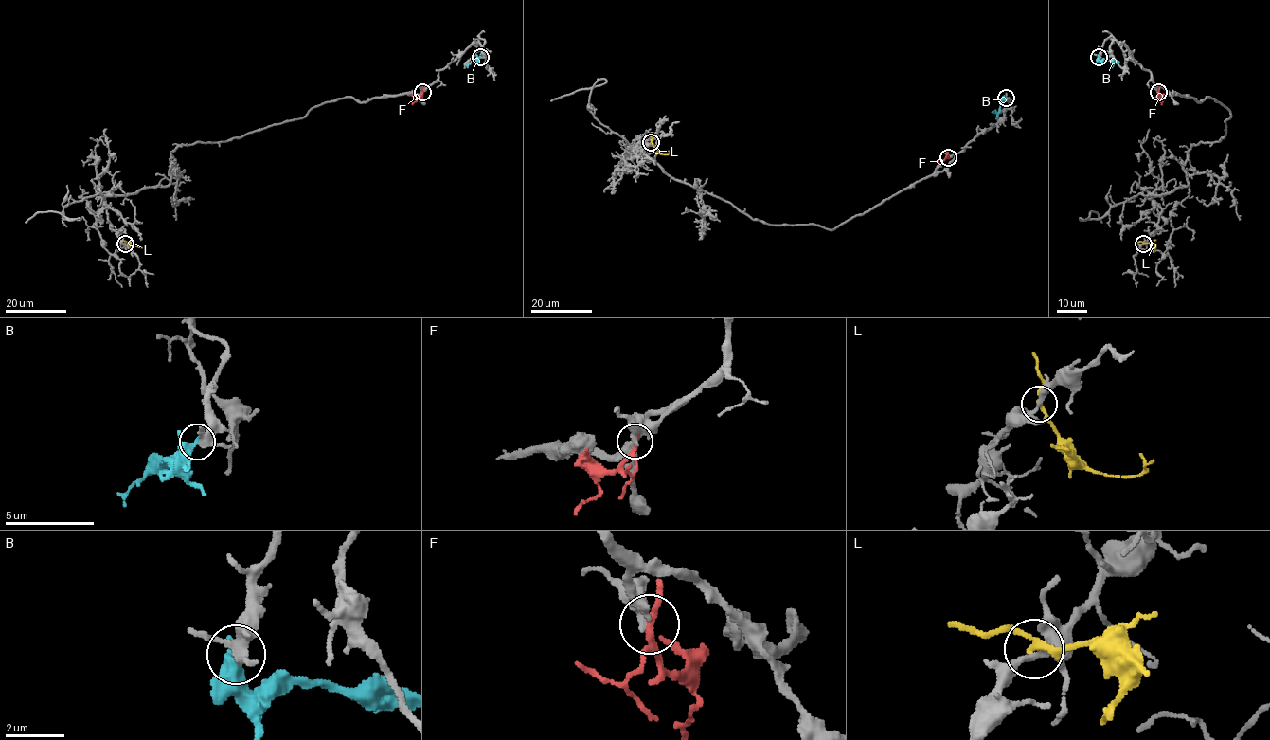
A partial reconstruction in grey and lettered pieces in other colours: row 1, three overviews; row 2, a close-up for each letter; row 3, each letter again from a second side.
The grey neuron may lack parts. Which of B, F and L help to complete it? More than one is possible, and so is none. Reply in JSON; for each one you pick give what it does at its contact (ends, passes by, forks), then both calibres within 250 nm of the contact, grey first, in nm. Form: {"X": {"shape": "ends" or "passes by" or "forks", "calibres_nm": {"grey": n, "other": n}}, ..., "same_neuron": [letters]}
{"B": {"shape": "passes by", "calibres_nm": {"grey": 280, "other": 280}}, "same_neuron": ["B"]}

